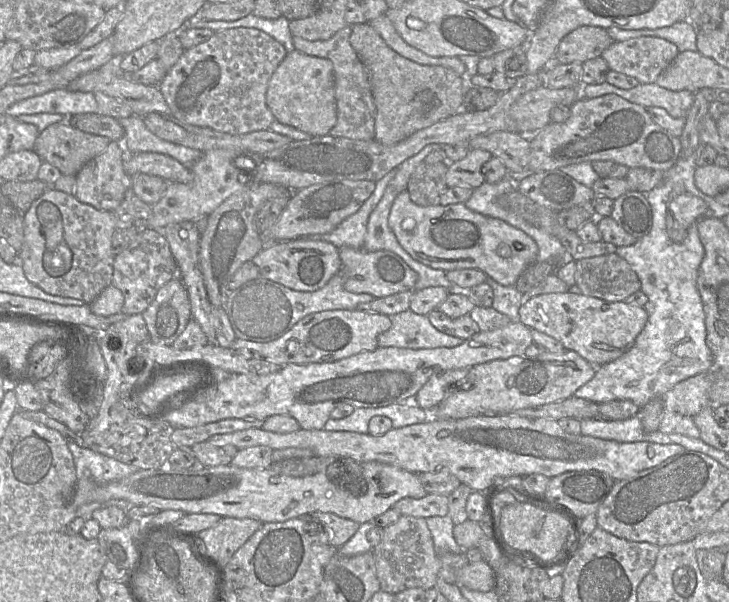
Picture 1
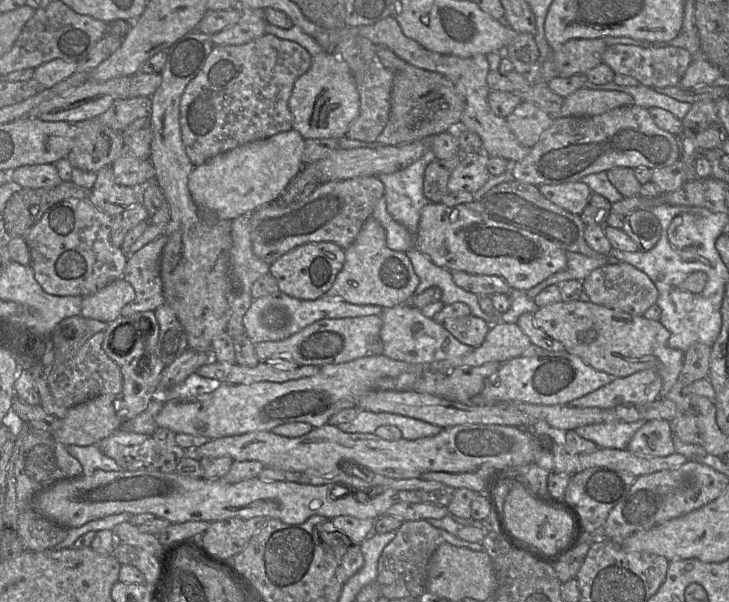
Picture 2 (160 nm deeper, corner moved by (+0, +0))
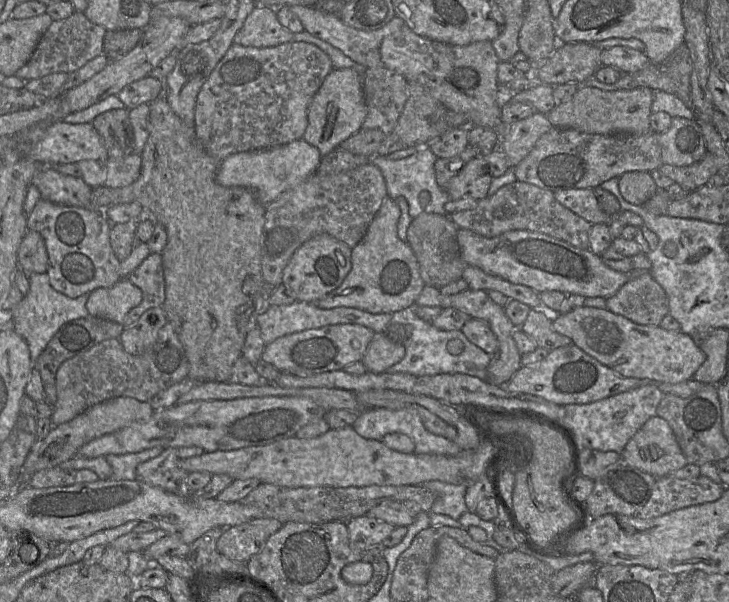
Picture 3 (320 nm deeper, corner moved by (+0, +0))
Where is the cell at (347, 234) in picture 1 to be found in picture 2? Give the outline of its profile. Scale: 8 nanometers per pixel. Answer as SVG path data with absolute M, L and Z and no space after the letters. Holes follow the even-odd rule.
M384 195L378 201L371 216L379 221L385 229L388 248L406 253L409 249L414 247L414 236L389 214Z

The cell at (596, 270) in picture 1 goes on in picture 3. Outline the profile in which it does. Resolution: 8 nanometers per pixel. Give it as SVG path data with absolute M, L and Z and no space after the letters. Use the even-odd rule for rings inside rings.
M631 270L630 272L625 272L625 273L629 273L629 280L613 296L605 298L606 299L606 309L612 311L613 313L620 314L637 324L660 326L660 323L661 323L662 319L664 318L664 316L669 313L669 298L668 298L666 291L653 278L653 276L650 274L649 270Z

